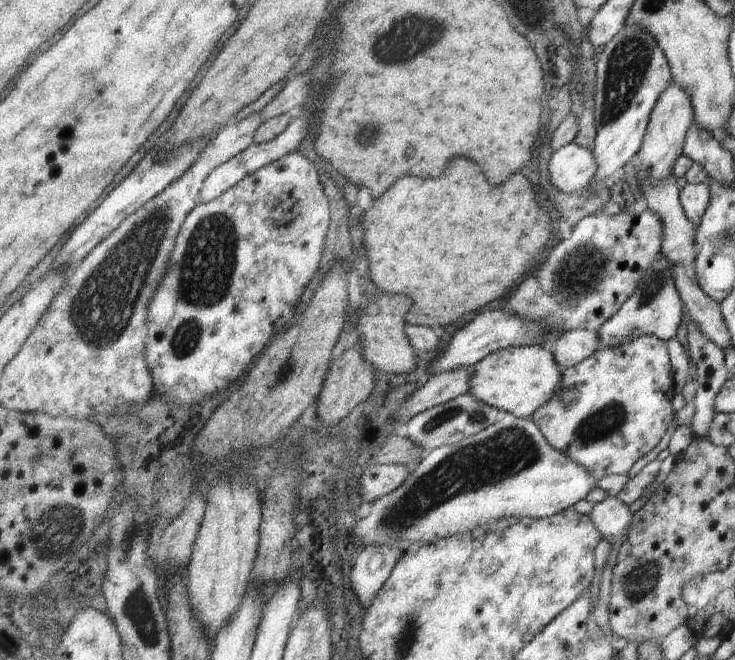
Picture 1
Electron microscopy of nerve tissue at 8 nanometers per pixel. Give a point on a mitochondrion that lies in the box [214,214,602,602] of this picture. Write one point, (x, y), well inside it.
(487, 462)

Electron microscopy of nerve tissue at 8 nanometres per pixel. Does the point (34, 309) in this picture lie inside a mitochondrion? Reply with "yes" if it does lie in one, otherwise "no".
no

